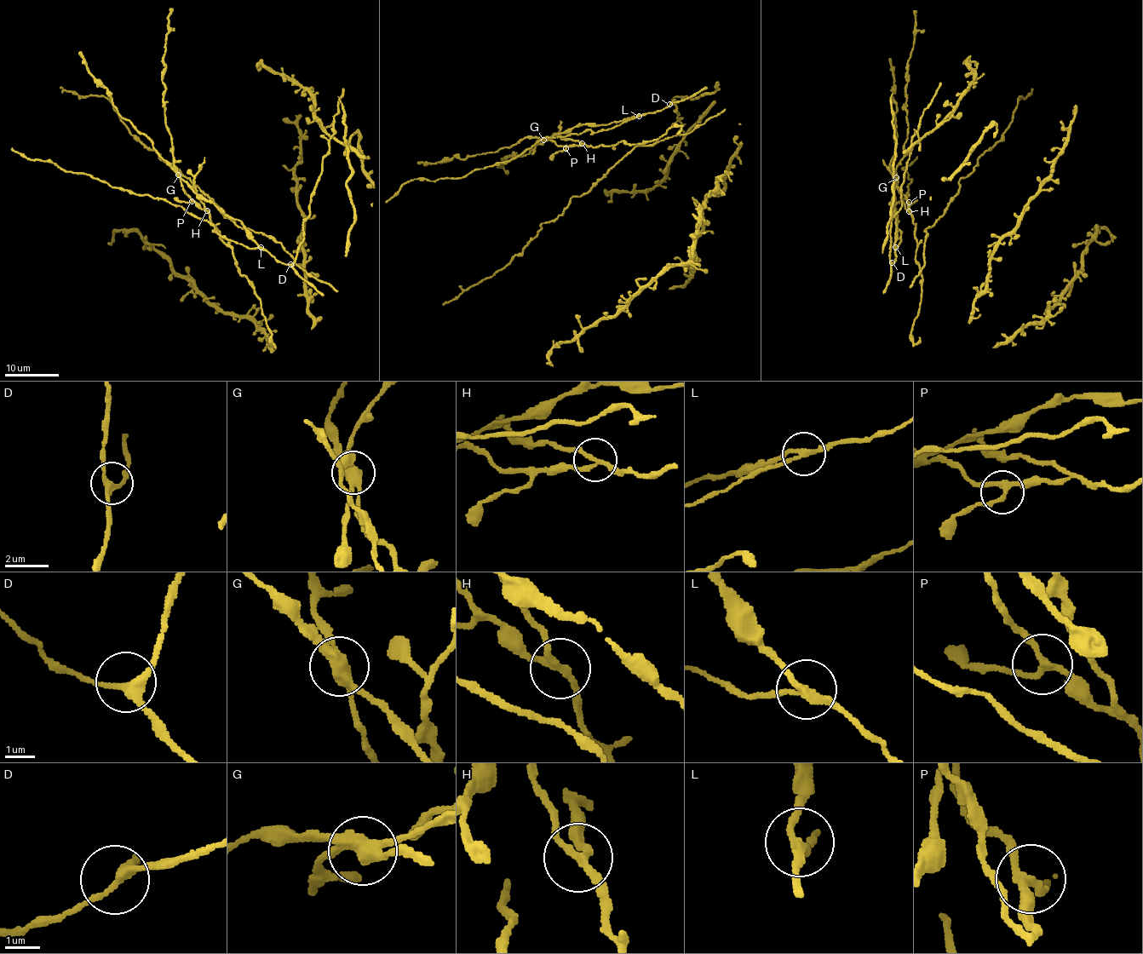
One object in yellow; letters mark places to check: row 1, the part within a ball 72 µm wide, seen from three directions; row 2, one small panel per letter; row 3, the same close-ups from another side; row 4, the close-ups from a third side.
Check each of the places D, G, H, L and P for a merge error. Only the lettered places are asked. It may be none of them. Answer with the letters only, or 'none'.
G, H, L

